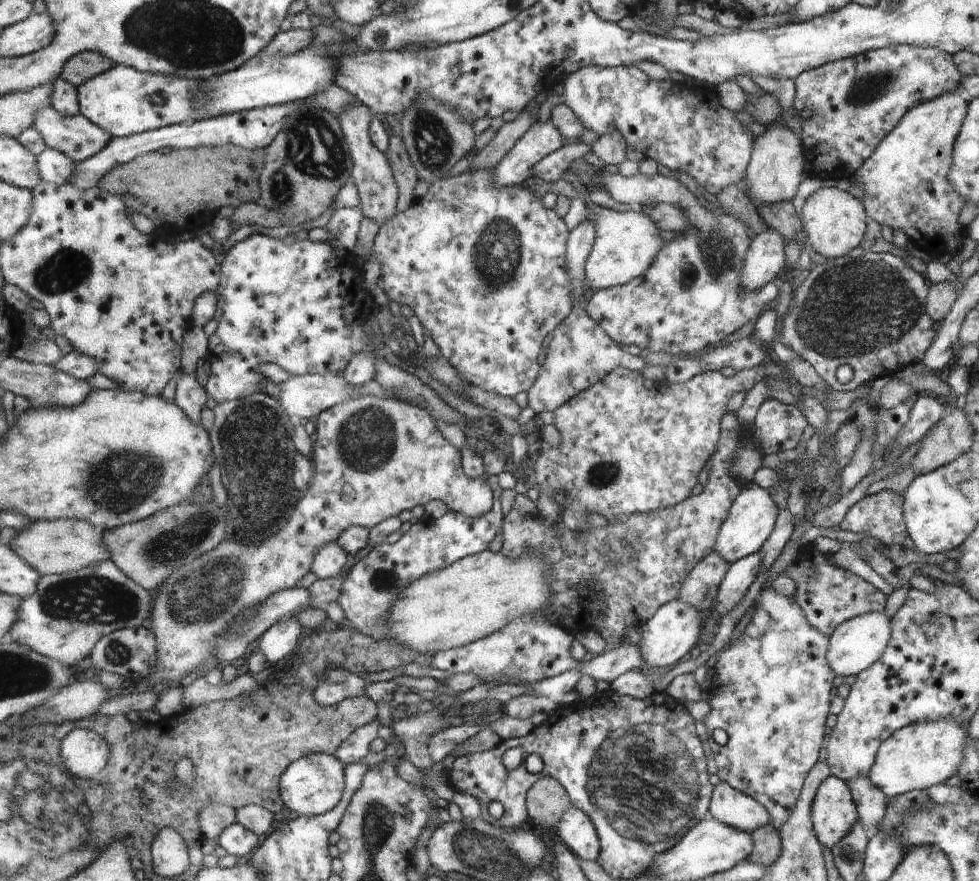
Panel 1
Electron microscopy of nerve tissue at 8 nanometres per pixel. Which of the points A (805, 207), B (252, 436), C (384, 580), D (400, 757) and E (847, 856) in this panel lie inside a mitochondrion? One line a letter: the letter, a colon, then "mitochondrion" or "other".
A: other
B: mitochondrion
C: mitochondrion
D: other
E: other

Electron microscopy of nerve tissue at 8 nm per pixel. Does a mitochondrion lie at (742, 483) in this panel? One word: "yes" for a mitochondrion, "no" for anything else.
no

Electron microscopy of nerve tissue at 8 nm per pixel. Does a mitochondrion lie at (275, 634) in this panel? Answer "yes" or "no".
no

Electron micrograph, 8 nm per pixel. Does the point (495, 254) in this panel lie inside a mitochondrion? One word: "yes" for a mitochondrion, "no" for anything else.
yes

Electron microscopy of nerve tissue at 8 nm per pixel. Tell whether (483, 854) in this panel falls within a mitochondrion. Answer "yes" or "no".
yes

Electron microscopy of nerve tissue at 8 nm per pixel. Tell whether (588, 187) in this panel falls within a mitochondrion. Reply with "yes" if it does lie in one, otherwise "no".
no

